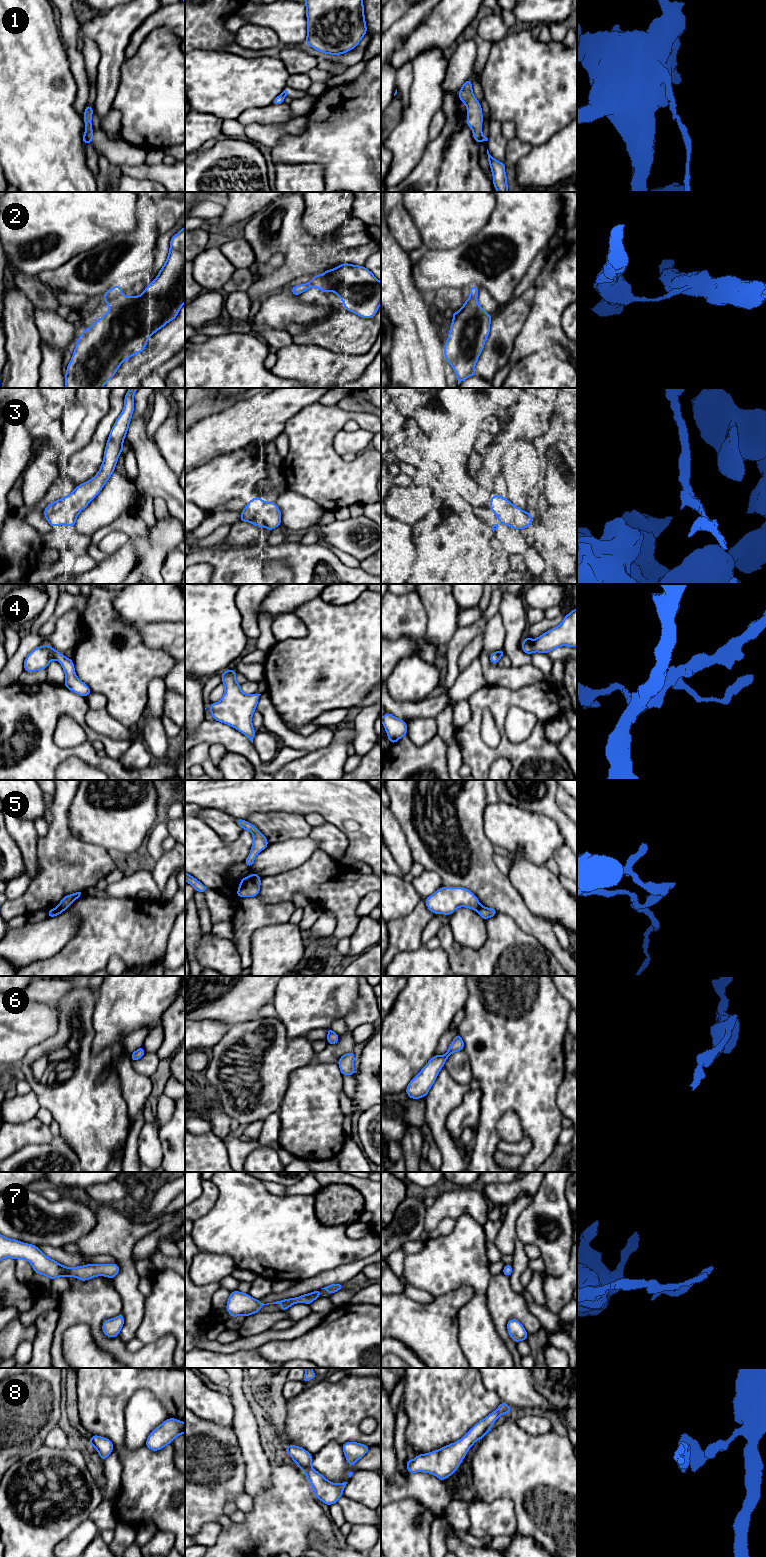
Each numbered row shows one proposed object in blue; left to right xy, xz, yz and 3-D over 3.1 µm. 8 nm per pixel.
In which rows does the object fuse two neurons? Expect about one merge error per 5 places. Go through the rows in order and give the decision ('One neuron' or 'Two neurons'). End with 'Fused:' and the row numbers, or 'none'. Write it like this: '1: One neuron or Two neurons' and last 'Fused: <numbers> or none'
1: Two neurons
2: Two neurons
3: One neuron
4: One neuron
5: Two neurons
6: One neuron
7: One neuron
8: One neuron
Fused: 1, 2, 5

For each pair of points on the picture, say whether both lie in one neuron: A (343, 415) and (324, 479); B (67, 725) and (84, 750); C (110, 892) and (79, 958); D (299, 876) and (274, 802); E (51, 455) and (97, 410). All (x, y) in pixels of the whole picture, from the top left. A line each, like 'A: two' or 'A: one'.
A: one
B: two
C: two
D: two
E: one

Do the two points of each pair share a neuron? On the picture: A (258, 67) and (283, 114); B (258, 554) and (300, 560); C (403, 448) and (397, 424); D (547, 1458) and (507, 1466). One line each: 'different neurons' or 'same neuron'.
A: different neurons
B: same neuron
C: different neurons
D: same neuron

